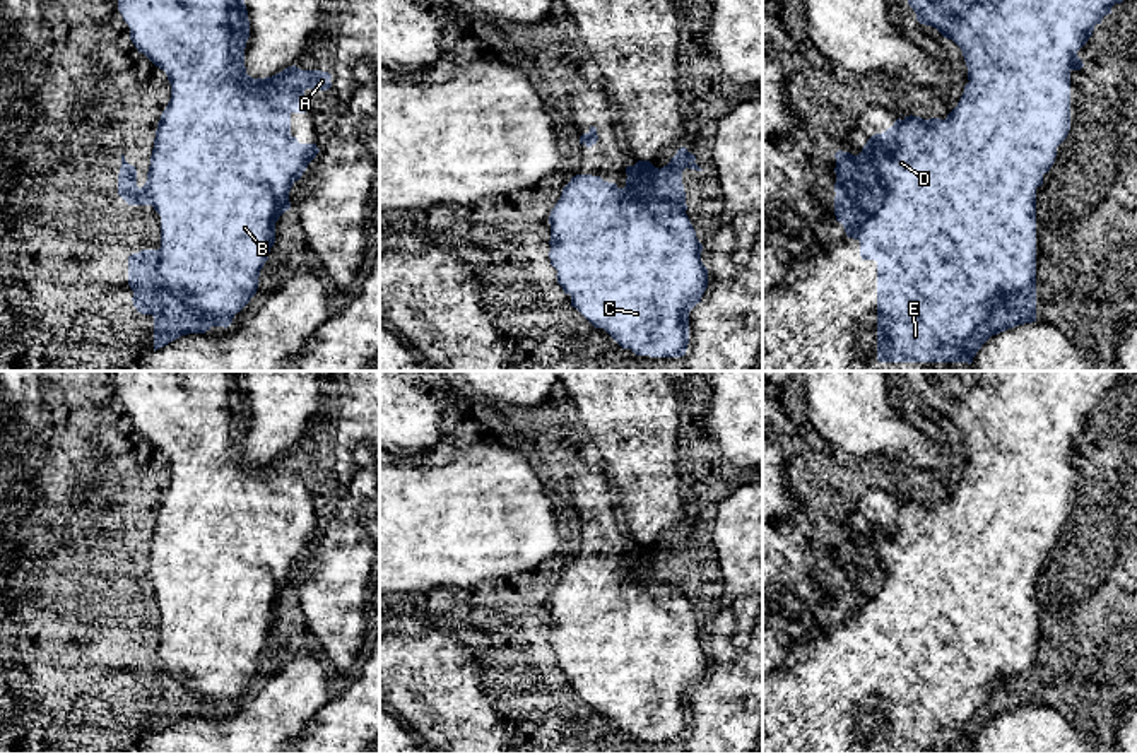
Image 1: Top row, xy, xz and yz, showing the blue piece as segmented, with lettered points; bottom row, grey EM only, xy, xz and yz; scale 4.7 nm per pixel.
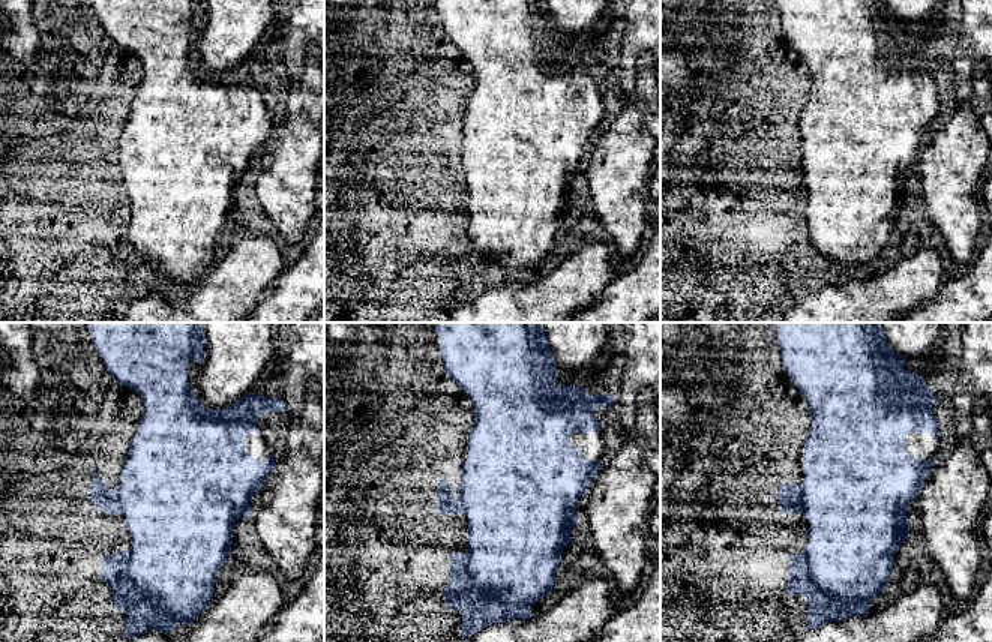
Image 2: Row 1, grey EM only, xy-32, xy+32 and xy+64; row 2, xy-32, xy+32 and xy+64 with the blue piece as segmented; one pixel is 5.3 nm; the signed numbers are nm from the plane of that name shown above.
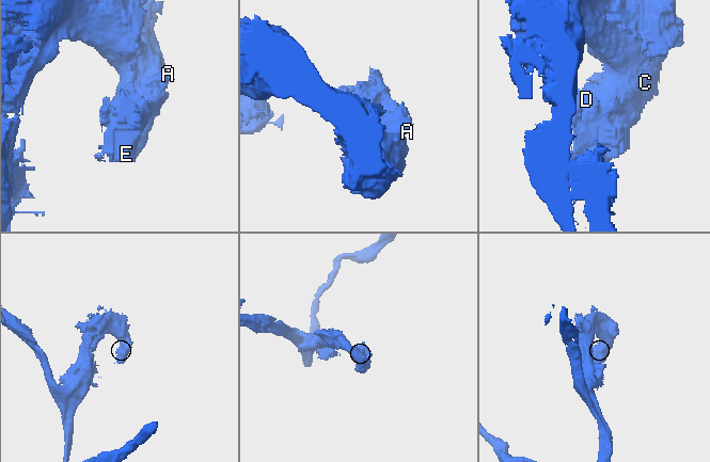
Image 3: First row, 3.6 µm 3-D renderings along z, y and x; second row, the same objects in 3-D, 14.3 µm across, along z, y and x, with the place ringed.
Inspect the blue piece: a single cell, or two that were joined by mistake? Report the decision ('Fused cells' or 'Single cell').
Single cell

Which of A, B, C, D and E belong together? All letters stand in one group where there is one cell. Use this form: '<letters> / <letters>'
A B C D E

